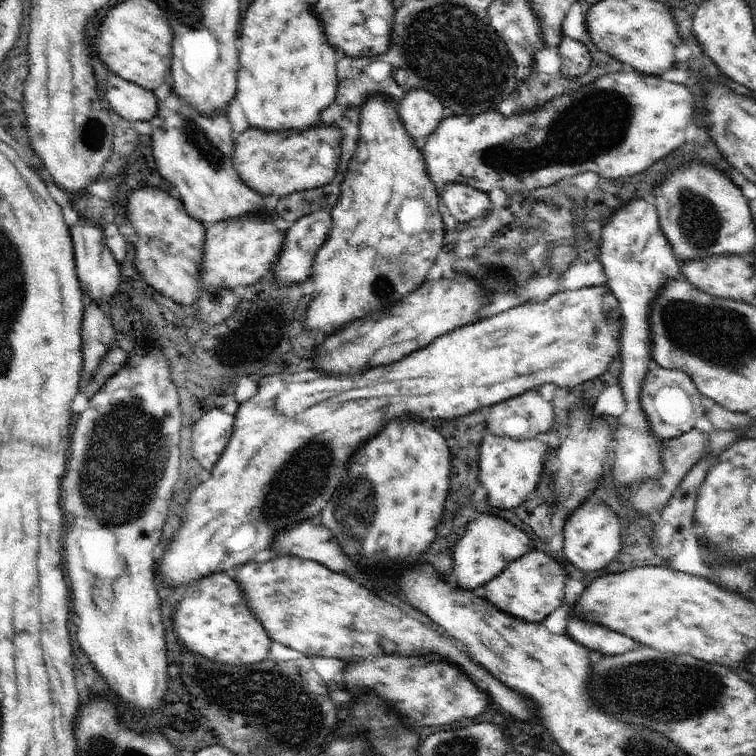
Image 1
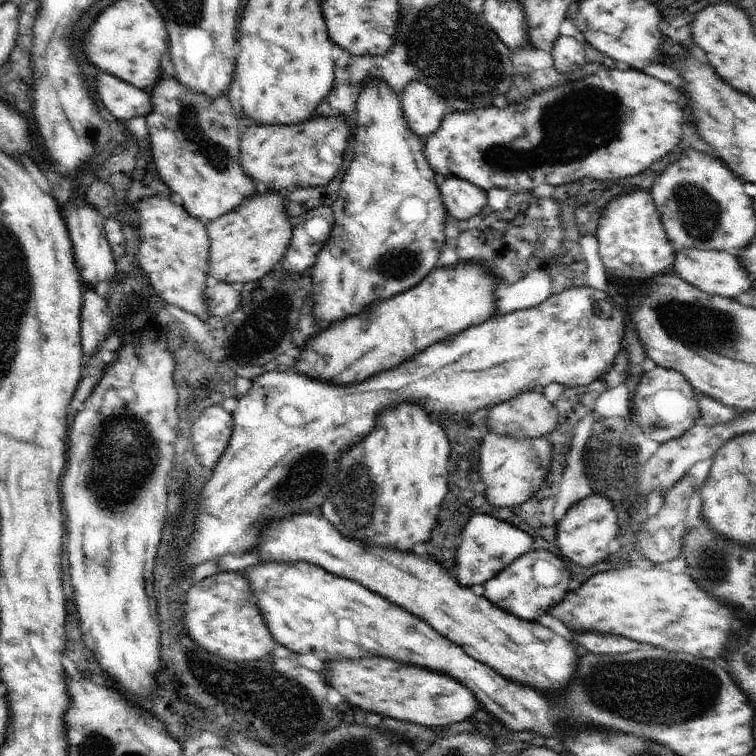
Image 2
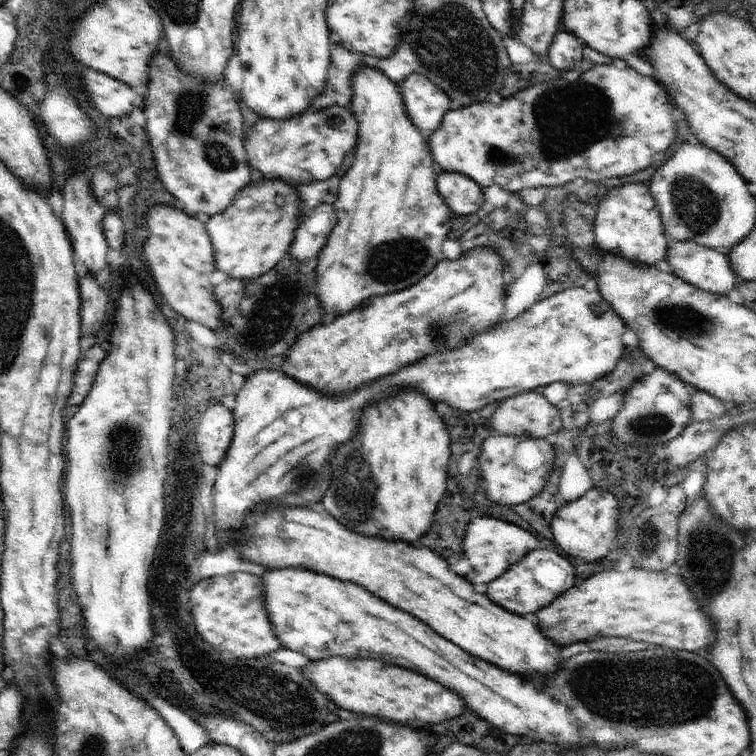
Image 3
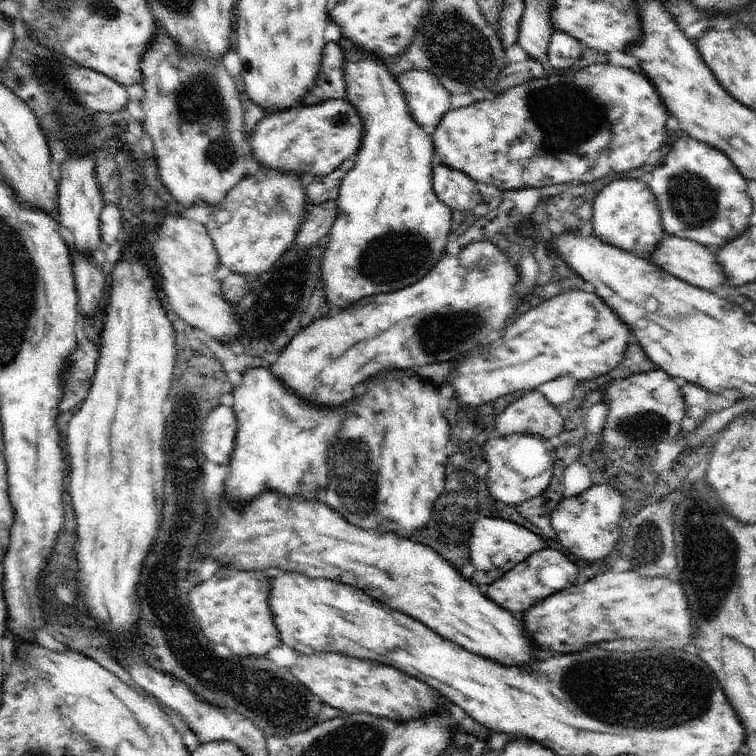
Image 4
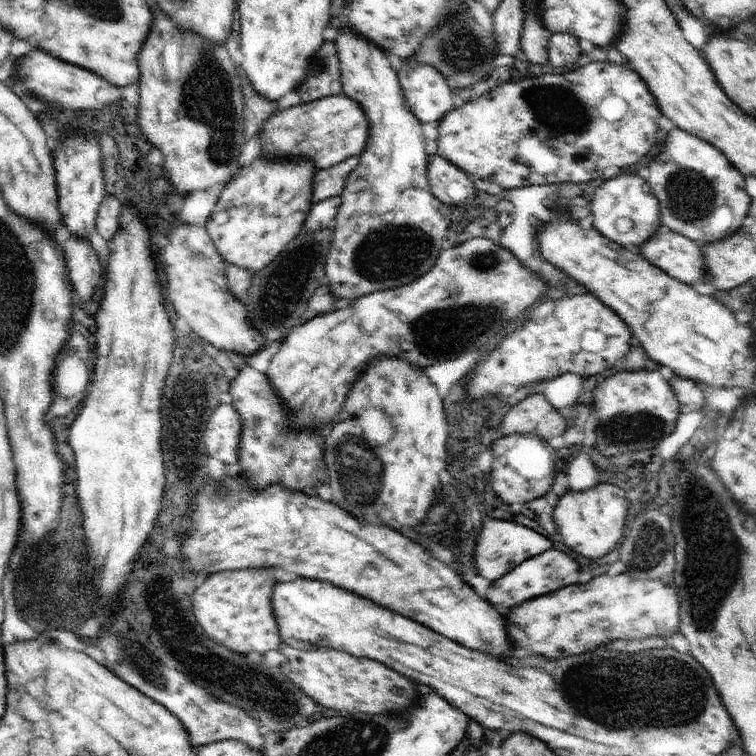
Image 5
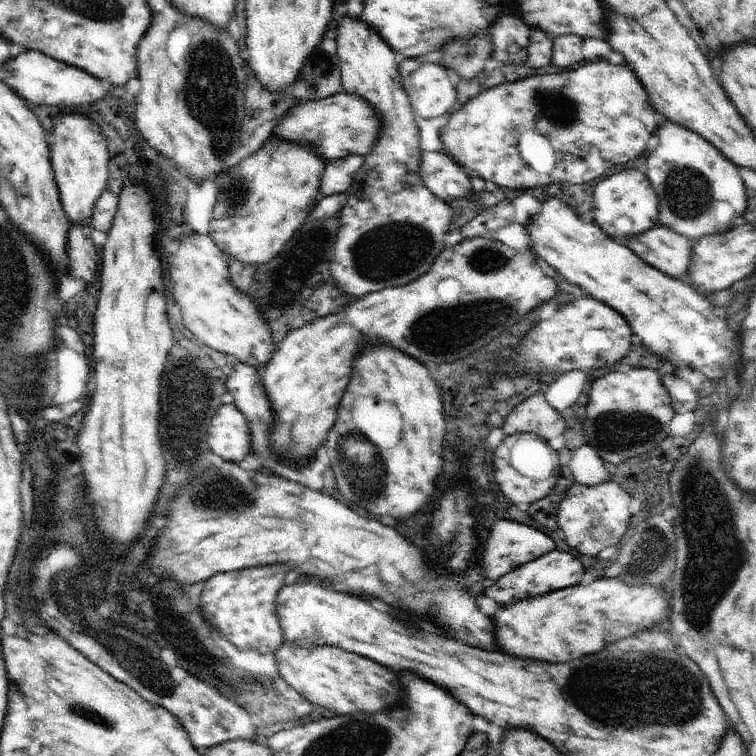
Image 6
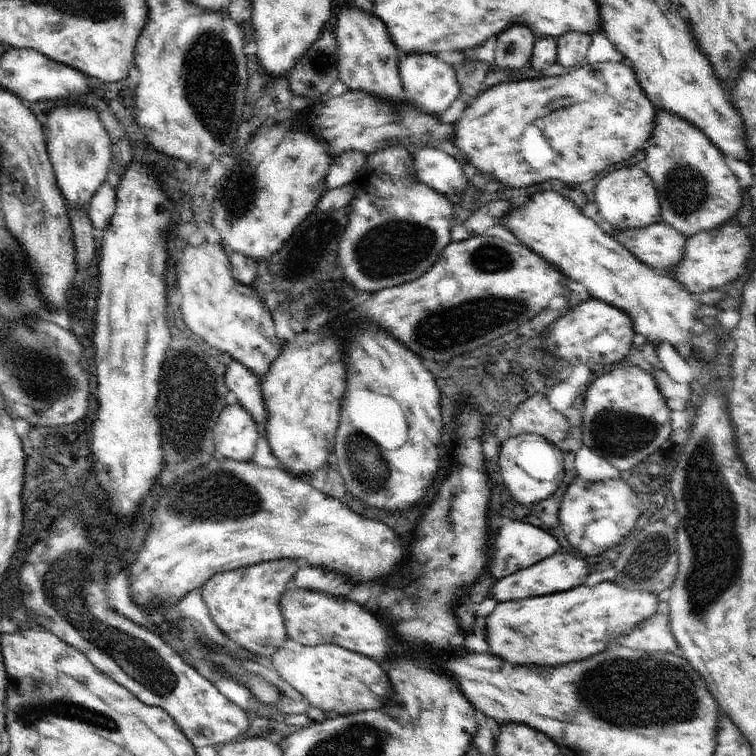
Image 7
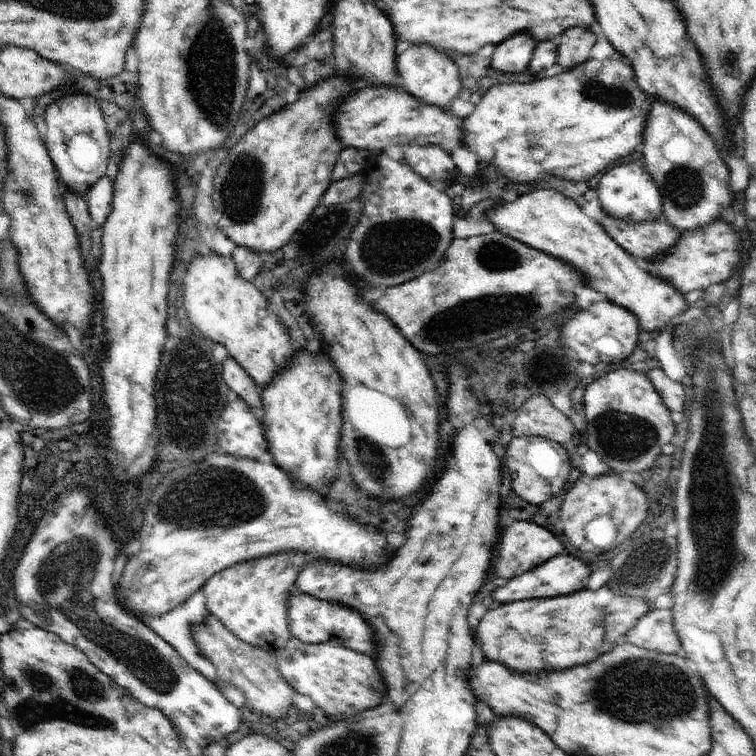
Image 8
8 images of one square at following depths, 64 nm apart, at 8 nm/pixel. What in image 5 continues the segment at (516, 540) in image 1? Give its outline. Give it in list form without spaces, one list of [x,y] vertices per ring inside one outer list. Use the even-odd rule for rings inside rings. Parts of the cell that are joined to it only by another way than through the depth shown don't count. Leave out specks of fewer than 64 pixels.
[[[484,520],[482,532],[476,540],[474,548],[474,562],[478,566],[478,574],[490,582],[496,582],[516,566],[534,558],[552,548],[551,538],[543,531],[535,531],[516,522],[508,520]]]

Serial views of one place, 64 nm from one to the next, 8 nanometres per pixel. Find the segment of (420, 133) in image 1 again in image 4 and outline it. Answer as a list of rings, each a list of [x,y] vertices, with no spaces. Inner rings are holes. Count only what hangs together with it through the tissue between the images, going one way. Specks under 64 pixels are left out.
[[[408,70],[397,77],[412,118],[422,127],[437,126],[452,109],[452,95],[428,70]]]

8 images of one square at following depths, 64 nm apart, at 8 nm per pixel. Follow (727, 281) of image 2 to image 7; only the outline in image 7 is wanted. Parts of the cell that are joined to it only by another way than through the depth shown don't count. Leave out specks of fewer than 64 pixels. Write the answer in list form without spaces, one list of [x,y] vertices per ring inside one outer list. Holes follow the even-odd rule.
[[[664,222],[646,228],[612,229],[616,233],[613,237],[648,266],[673,270],[684,258],[687,237]]]

